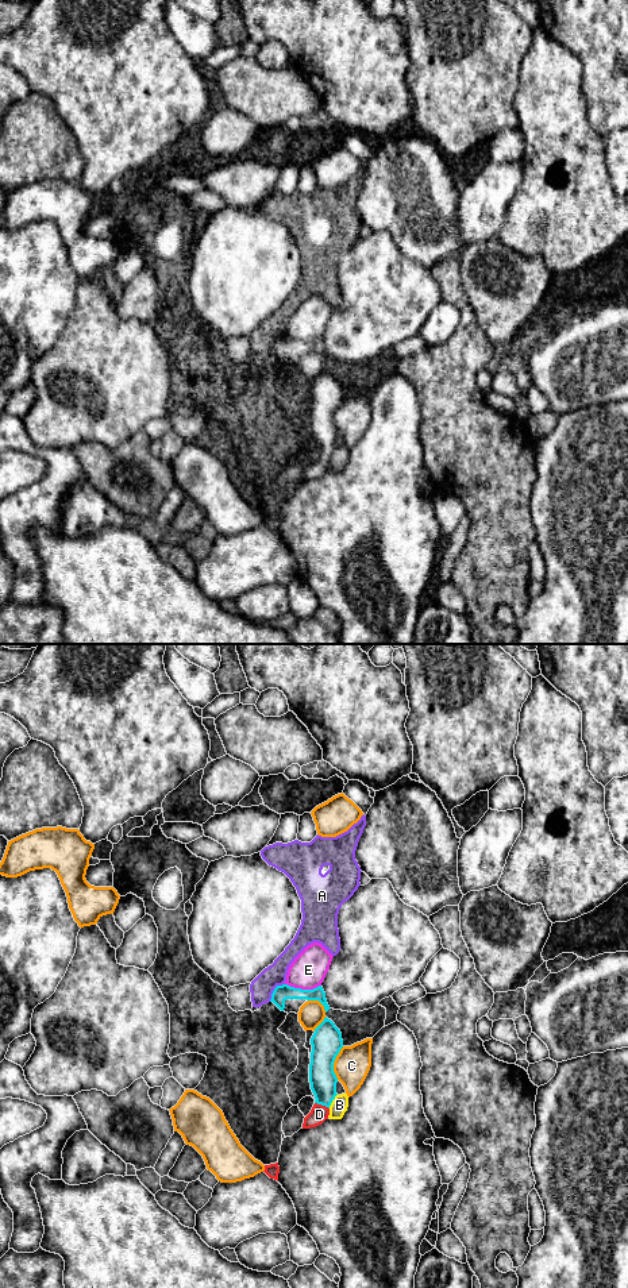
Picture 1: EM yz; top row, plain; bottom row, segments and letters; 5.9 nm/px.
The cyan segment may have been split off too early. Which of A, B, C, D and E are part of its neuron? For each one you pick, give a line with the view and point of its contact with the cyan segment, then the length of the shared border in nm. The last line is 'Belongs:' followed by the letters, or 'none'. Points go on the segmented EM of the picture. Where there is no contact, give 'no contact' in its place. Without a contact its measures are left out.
D: yz (322, 1105) | 100 nm
Belongs: D

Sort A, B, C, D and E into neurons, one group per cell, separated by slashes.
A / B / C / D / E

